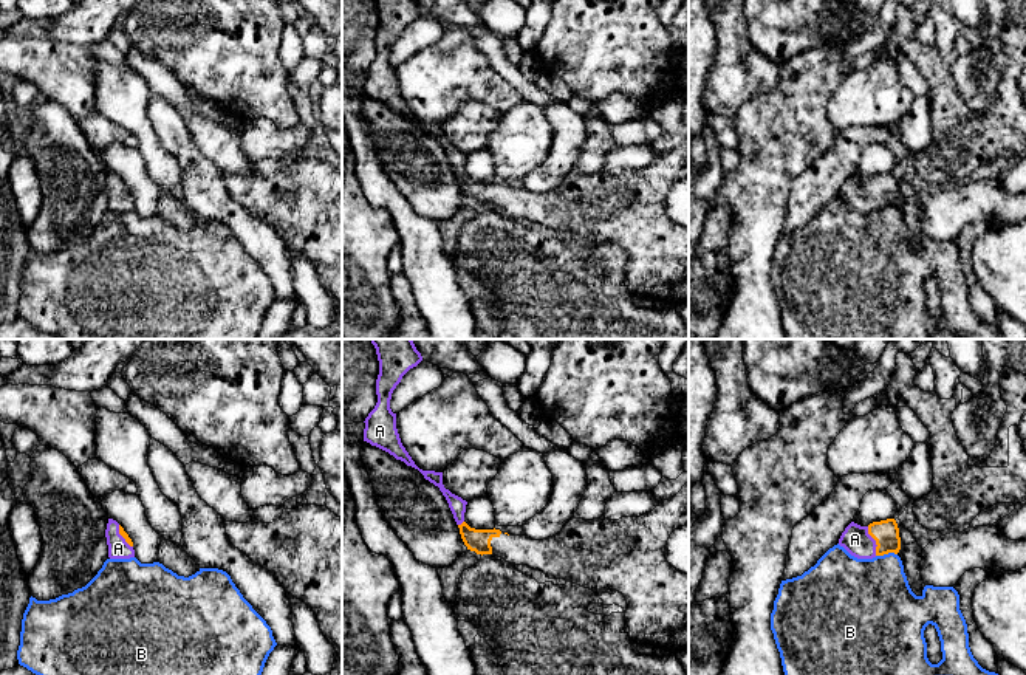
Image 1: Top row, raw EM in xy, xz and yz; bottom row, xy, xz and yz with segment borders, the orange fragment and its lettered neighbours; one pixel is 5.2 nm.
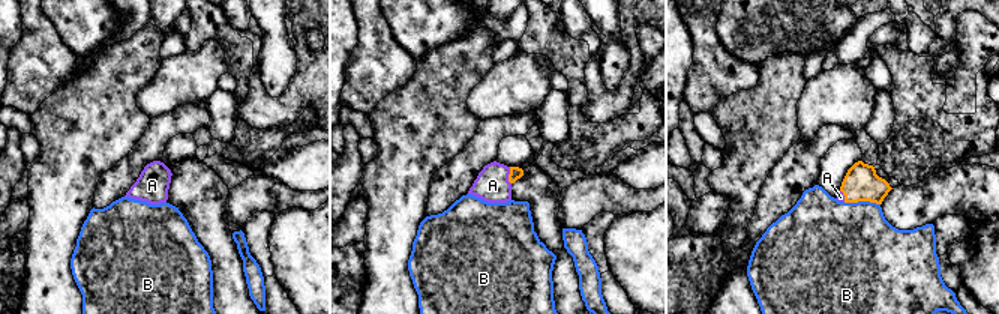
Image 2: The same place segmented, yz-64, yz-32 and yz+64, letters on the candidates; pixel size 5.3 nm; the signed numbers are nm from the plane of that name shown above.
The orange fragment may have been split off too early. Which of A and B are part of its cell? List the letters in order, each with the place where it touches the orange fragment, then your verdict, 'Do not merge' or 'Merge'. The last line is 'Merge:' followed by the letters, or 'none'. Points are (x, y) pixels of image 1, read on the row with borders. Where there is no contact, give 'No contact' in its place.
A: Touches orange at yz (875, 539). Merge
B: Touches orange at yz (885, 553). Do not merge
Merge: A

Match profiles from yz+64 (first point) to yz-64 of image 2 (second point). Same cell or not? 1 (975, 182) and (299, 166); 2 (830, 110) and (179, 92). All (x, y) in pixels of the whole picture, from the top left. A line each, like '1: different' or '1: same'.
1: different
2: same

